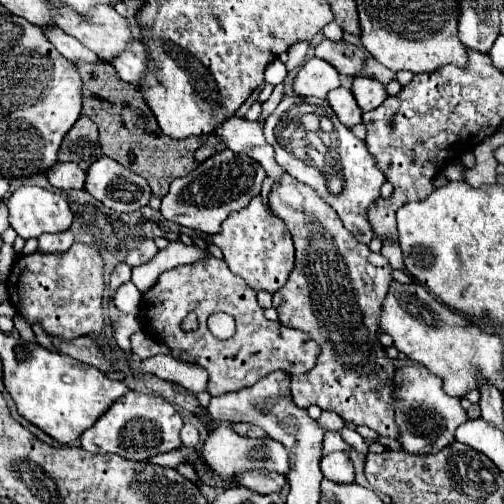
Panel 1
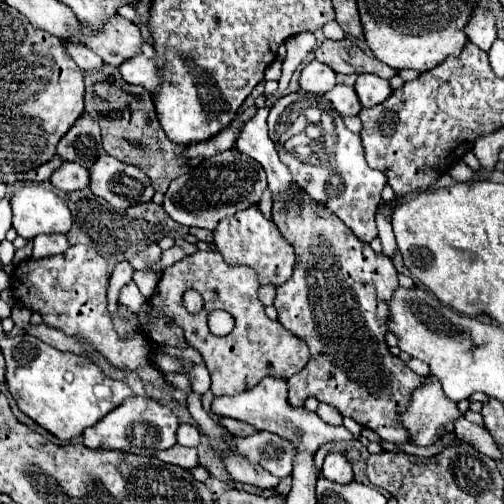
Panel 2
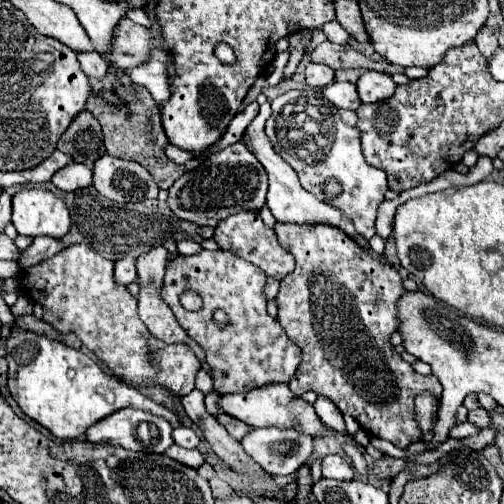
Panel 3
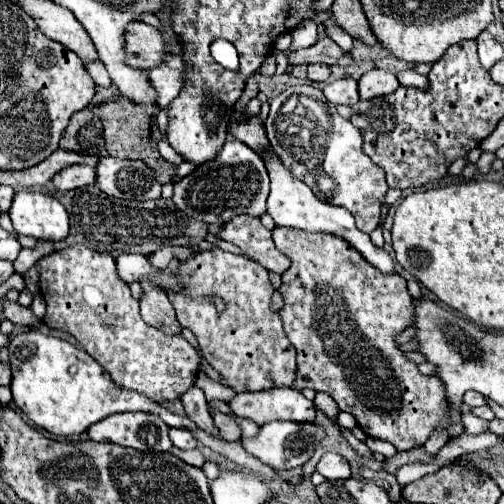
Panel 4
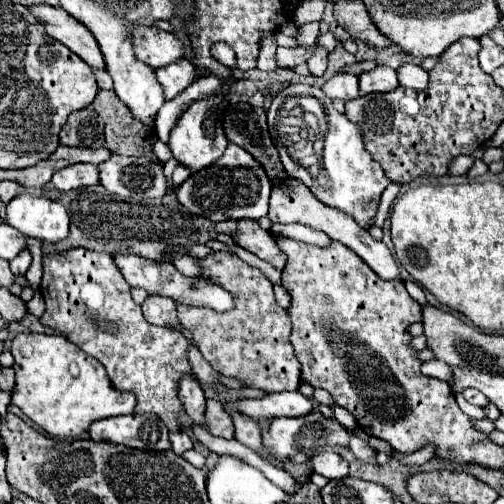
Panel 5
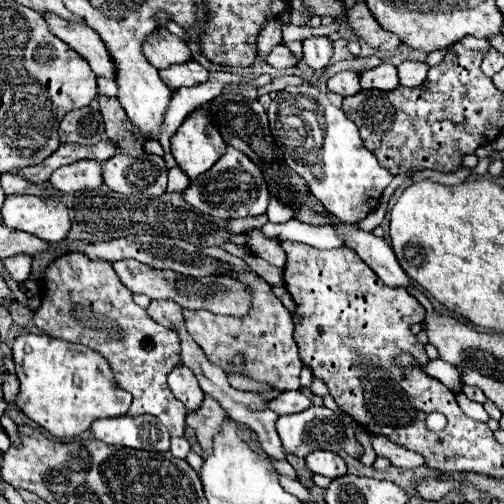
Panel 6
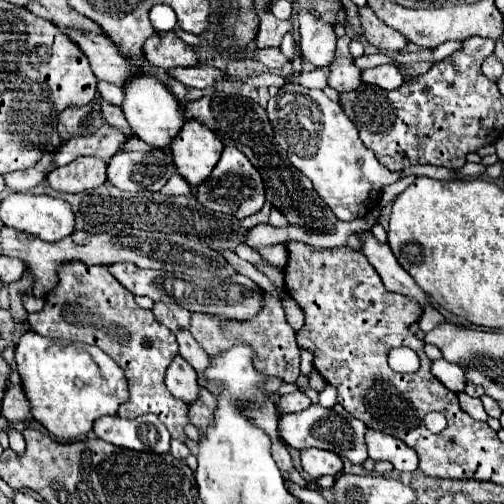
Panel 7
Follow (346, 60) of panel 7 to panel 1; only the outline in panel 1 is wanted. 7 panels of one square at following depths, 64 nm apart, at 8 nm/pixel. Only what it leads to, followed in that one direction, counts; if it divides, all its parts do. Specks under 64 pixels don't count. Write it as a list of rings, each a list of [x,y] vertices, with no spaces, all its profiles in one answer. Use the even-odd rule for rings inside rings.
[[[340,86],[340,88],[332,90],[332,92],[328,92],[328,102],[330,102],[332,110],[336,112],[336,116],[340,118],[340,122],[346,124],[348,128],[362,120],[362,110],[356,104],[354,96],[350,94],[350,90]]]

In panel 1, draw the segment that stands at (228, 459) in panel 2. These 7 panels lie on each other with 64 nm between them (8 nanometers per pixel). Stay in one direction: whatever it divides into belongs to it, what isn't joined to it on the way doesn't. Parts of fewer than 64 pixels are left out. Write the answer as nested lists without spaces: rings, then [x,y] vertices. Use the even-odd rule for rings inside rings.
[[[248,470],[248,472],[242,472],[236,476],[238,478],[238,484],[254,490],[254,492],[260,492],[260,494],[272,494],[272,492],[280,492],[280,488],[284,486],[286,478],[276,474],[276,472],[270,472],[270,474],[264,474],[260,470]]]

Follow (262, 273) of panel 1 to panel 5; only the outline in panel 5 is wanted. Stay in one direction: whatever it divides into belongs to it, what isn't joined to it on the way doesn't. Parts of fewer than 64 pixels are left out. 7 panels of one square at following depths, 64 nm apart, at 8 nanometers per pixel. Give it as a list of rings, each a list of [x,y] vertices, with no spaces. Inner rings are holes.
[[[240,220],[236,234],[232,234],[238,246],[246,248],[248,252],[256,254],[258,258],[270,262],[274,268],[282,270],[286,266],[286,256],[276,248],[276,240],[268,230],[262,230],[256,222],[252,220]]]

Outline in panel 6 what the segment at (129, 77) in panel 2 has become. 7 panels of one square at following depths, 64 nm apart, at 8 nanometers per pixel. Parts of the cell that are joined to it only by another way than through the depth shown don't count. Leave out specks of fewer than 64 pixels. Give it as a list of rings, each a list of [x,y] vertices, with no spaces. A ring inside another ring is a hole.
[[[192,60],[186,64],[176,64],[176,66],[160,70],[160,78],[174,92],[182,86],[198,86],[198,84],[206,82],[210,78],[210,72],[202,64]]]

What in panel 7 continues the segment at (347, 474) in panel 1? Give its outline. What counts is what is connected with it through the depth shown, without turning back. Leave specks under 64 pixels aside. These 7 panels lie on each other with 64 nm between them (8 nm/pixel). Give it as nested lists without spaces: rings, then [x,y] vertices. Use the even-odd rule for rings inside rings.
[[[308,448],[304,452],[300,452],[300,460],[302,460],[302,468],[306,474],[310,474],[310,478],[320,478],[320,476],[336,476],[338,472],[342,472],[342,460],[340,456],[336,456],[334,452],[328,450],[316,450],[316,448]]]

